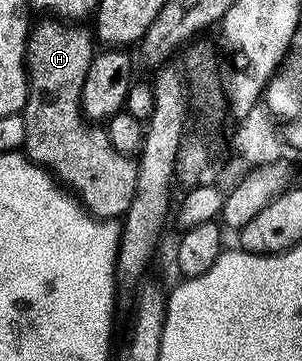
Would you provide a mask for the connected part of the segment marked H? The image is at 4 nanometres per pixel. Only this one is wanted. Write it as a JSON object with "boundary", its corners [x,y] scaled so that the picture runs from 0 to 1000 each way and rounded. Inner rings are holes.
{"boundary":[[[189,47],[142,53],[152,53],[142,64],[126,64],[116,75],[109,66],[86,111],[93,249],[86,291],[66,310],[86,371],[83,427],[126,460],[189,488],[222,521],[242,524],[265,548],[272,571],[301,596],[354,612],[387,609],[414,598],[427,571],[437,568],[440,540],[450,535],[457,457],[421,421],[384,416],[364,388],[364,371],[348,357],[301,346],[272,316],[272,238],[318,150],[315,111],[301,89],[288,78],[285,89],[272,69],[248,69]]]}

